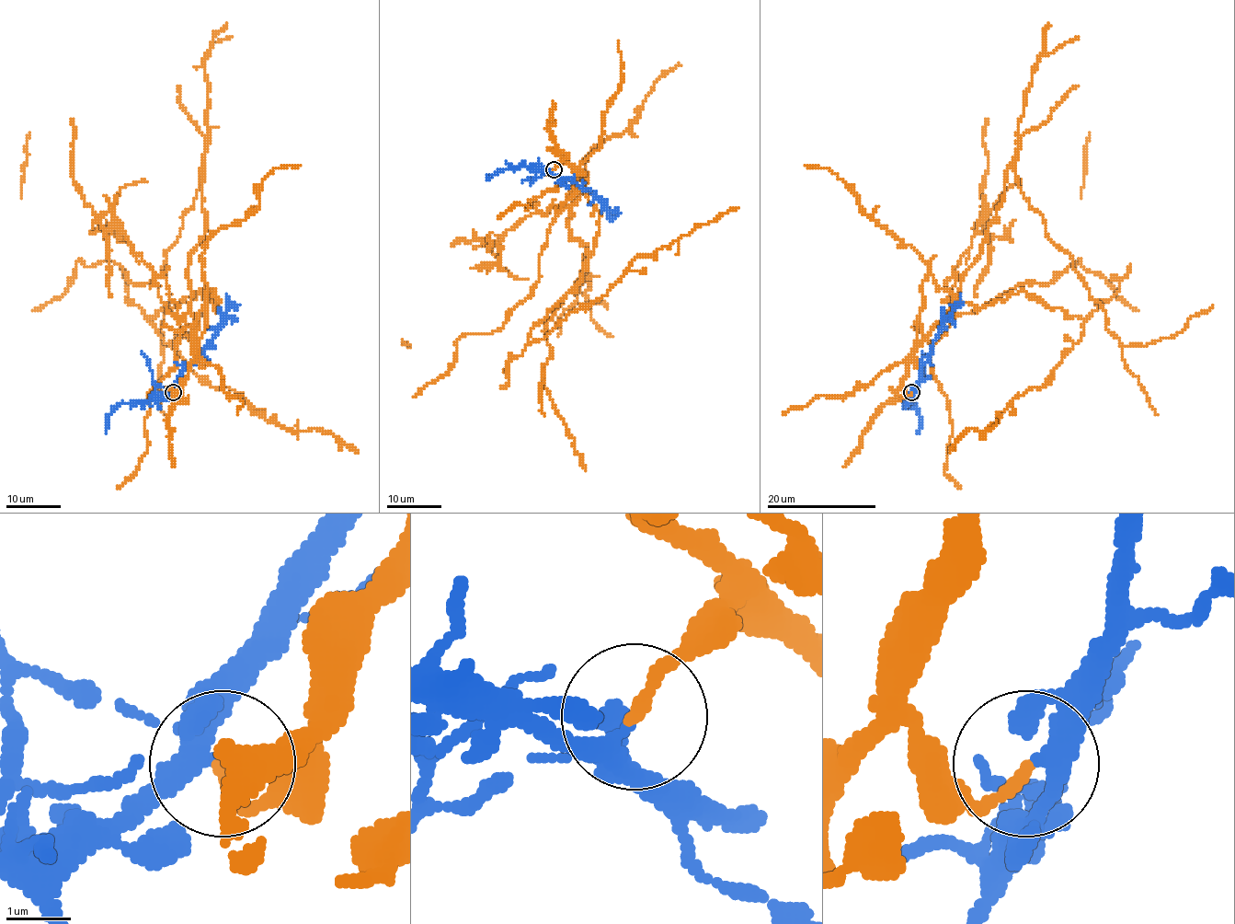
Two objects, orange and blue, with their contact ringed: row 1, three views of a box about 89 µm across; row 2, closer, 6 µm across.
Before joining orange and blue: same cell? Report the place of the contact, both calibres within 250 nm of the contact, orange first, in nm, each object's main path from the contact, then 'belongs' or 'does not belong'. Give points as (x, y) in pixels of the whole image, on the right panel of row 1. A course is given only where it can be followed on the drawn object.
at (911, 392); 190 nm thick on the orange side, 240 nm on the other; orange runs (912, 392), (901, 379), (930, 274), (954, 300), (981, 308), (1025, 292), (1084, 320), (1042, 387), (950, 452); blue runs (912, 392), (939, 329), (961, 294); does not belong

